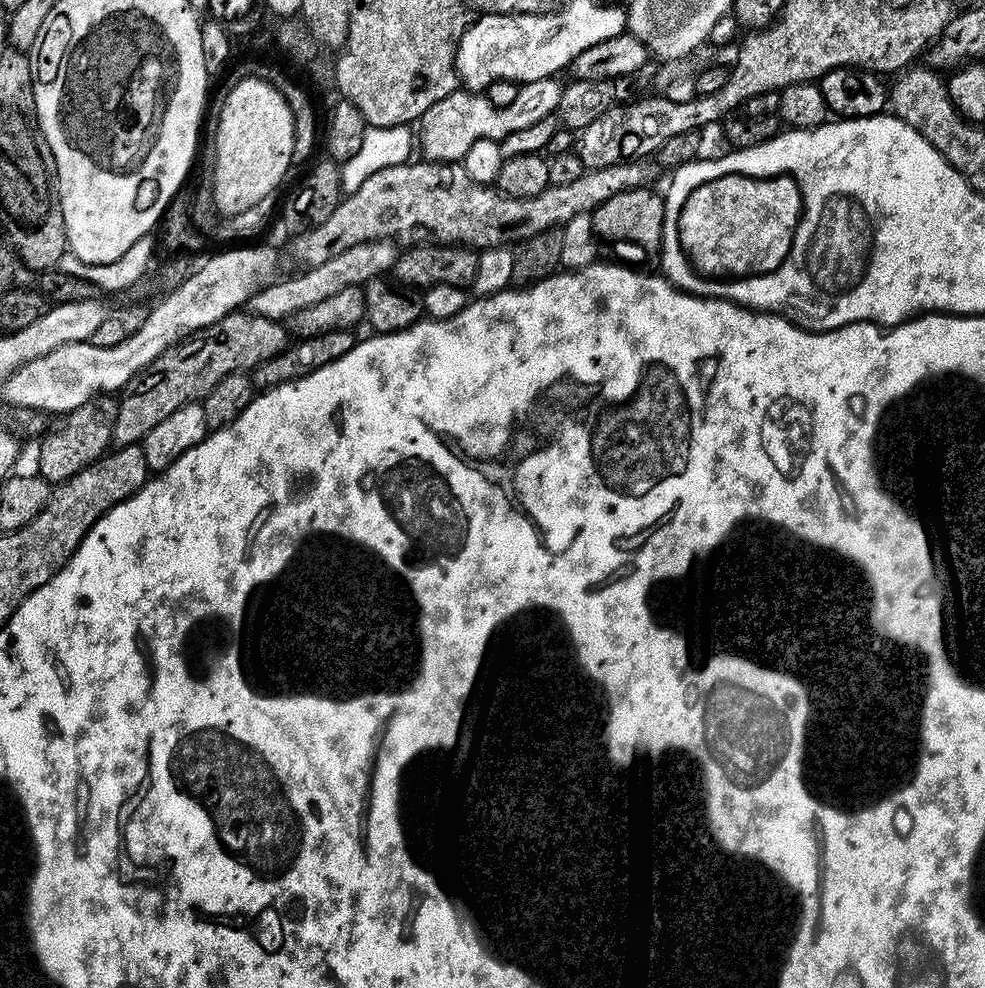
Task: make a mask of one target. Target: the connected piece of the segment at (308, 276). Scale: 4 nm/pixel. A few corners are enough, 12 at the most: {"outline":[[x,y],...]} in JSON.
{"outline":[[360,244],[298,278],[267,285],[253,315],[283,321],[391,271],[400,249]]}

